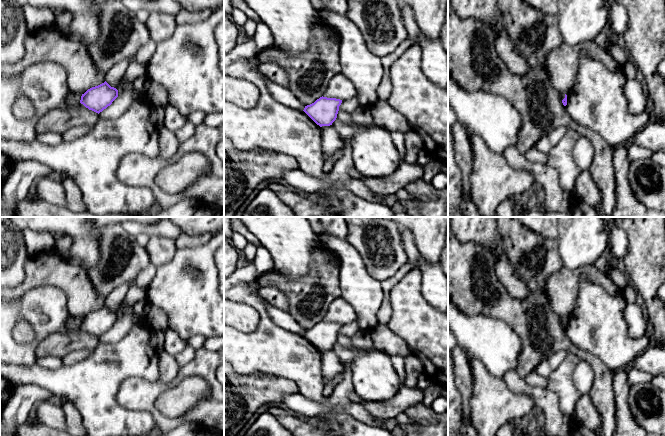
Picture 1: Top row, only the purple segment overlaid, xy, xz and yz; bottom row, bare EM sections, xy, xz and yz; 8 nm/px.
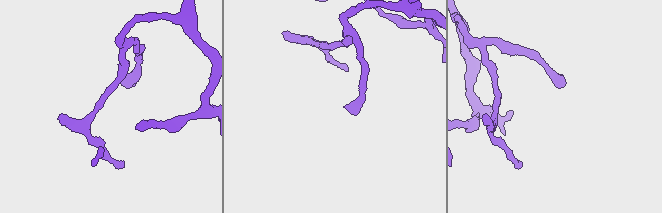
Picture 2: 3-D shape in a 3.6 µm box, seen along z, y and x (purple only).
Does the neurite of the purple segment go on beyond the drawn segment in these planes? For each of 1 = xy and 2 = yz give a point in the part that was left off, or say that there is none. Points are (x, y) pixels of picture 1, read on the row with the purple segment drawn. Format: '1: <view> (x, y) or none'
1: none
2: none

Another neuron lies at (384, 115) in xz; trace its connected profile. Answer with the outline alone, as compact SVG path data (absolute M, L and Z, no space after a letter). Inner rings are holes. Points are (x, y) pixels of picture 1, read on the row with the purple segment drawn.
M378 100L370 109L373 121L390 132L406 133L411 130L410 123L404 115L391 107L387 101Z

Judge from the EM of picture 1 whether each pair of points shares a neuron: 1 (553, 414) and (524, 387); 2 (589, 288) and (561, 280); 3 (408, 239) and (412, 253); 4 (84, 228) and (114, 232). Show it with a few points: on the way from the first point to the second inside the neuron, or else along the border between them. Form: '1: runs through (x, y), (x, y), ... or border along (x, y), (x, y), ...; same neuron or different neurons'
1: runs through (547, 406), (532, 391); same neuron
2: border along (602, 287), (581, 275), (578, 295), (573, 308); different neurons
3: runs through (408, 242), (411, 250); same neuron
4: border along (98, 229), (100, 253); different neurons

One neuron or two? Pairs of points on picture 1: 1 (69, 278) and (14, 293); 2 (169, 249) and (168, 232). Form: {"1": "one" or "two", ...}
{"1": "one", "2": "two"}

